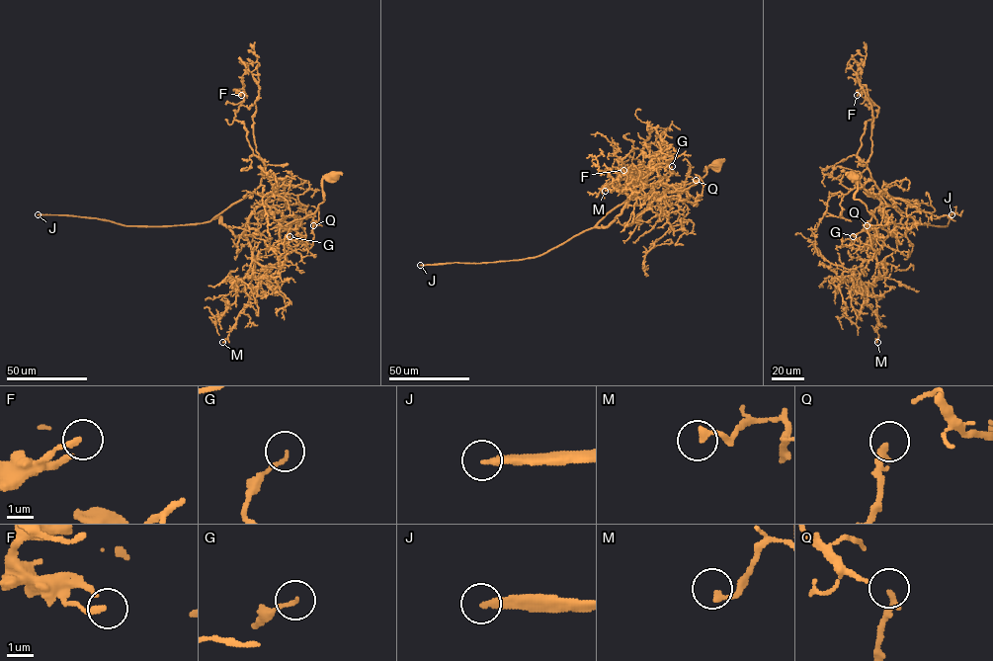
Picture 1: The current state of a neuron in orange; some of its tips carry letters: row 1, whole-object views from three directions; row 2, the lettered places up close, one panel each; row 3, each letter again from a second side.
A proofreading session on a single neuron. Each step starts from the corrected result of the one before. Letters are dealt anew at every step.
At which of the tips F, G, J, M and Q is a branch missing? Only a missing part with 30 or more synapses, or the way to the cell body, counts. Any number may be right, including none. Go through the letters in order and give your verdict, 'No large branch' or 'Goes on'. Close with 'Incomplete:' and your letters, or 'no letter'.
F: No large branch
G: No large branch
J: Goes on
M: No large branch
Q: No large branch
Incomplete: J

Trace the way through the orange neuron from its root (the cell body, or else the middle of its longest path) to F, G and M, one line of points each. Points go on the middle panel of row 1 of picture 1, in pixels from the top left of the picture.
F: (716, 165), (695, 185), (635, 206), (627, 203), (651, 187), (635, 170), (618, 191), (623, 170)
G: (716, 165), (705, 167), (706, 173), (687, 188), (627, 204), (661, 180), (666, 183), (672, 166)
M: (716, 165), (705, 167), (695, 185), (638, 205), (627, 202), (640, 185), (605, 191)

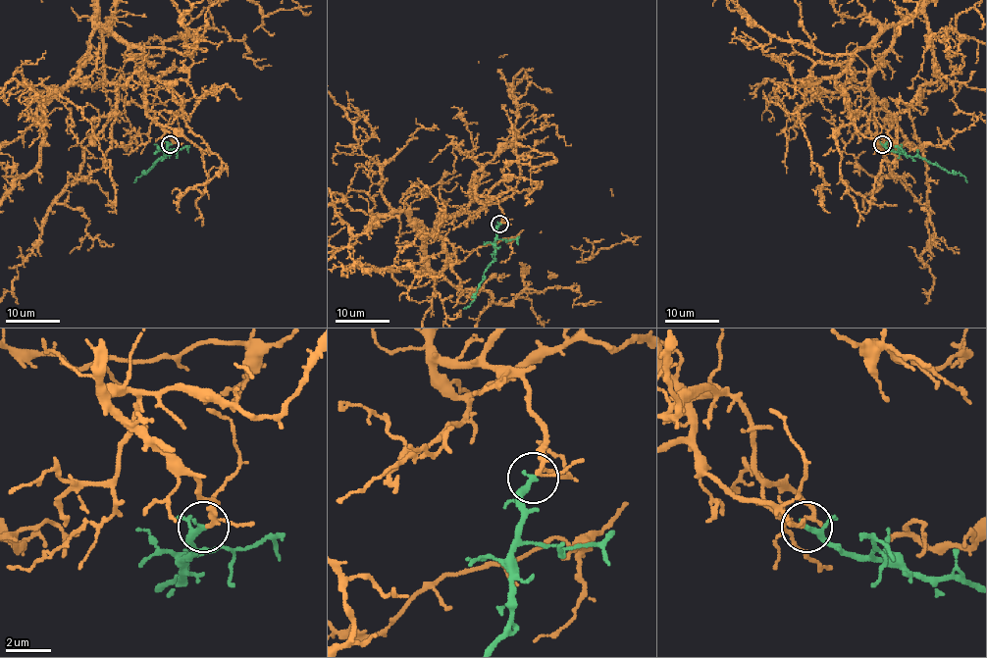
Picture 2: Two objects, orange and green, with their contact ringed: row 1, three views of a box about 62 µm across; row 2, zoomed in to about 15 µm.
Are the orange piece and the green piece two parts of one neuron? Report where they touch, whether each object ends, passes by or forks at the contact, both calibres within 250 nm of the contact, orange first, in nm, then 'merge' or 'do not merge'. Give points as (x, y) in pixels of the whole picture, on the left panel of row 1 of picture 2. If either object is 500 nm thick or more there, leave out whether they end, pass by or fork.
place (170, 144); orange passes by; green passes by; calibres 140 and 220 nm; merge

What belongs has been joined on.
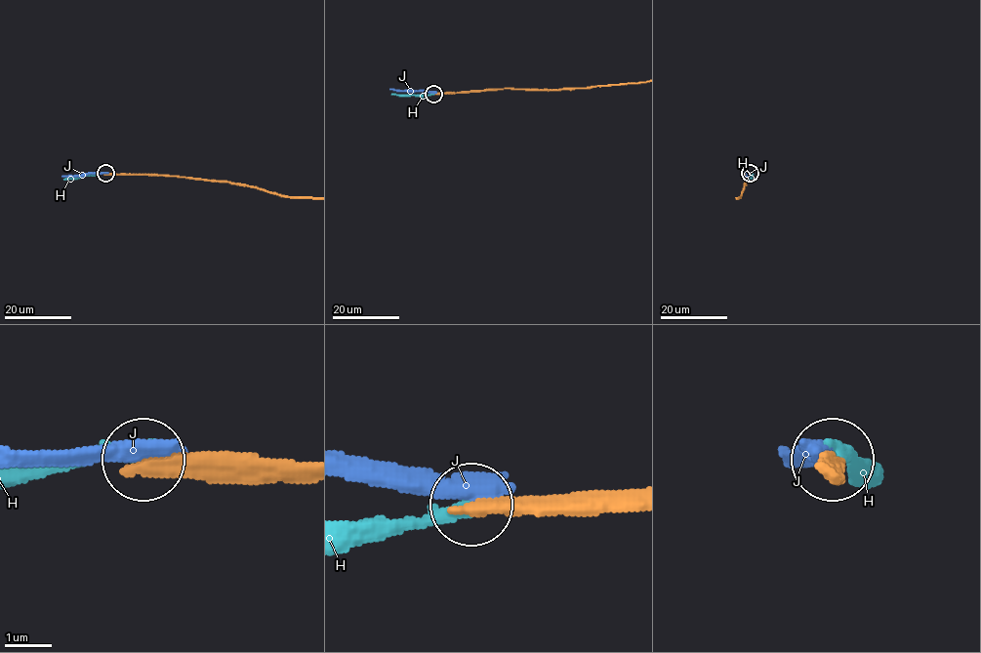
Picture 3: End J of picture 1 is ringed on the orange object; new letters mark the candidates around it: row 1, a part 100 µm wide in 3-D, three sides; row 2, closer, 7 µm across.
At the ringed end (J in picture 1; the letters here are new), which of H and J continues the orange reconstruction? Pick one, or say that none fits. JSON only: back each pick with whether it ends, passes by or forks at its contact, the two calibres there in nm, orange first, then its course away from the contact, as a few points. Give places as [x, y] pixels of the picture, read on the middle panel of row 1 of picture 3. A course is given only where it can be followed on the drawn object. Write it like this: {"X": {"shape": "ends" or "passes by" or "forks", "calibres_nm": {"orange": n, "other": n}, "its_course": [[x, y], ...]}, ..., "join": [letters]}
{"join": []}

